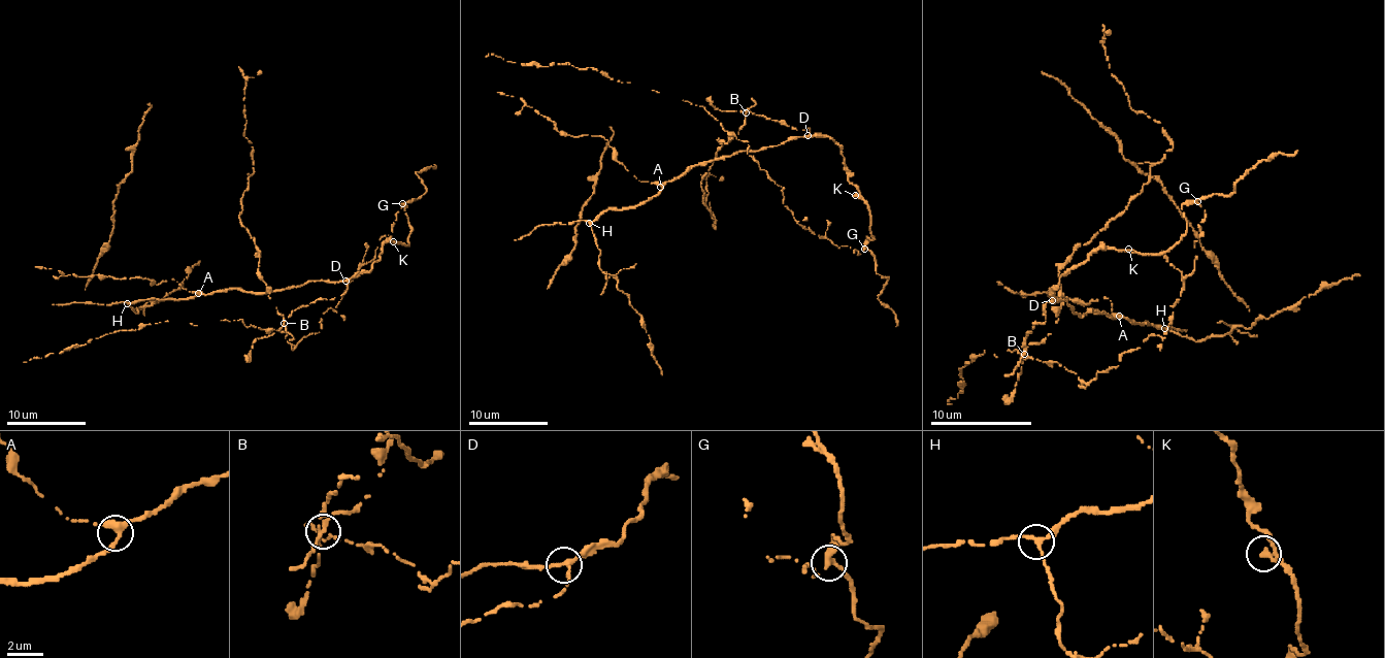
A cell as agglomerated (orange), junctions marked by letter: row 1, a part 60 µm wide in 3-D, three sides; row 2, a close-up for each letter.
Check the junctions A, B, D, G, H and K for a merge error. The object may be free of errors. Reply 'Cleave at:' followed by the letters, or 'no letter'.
Cleave at: B

